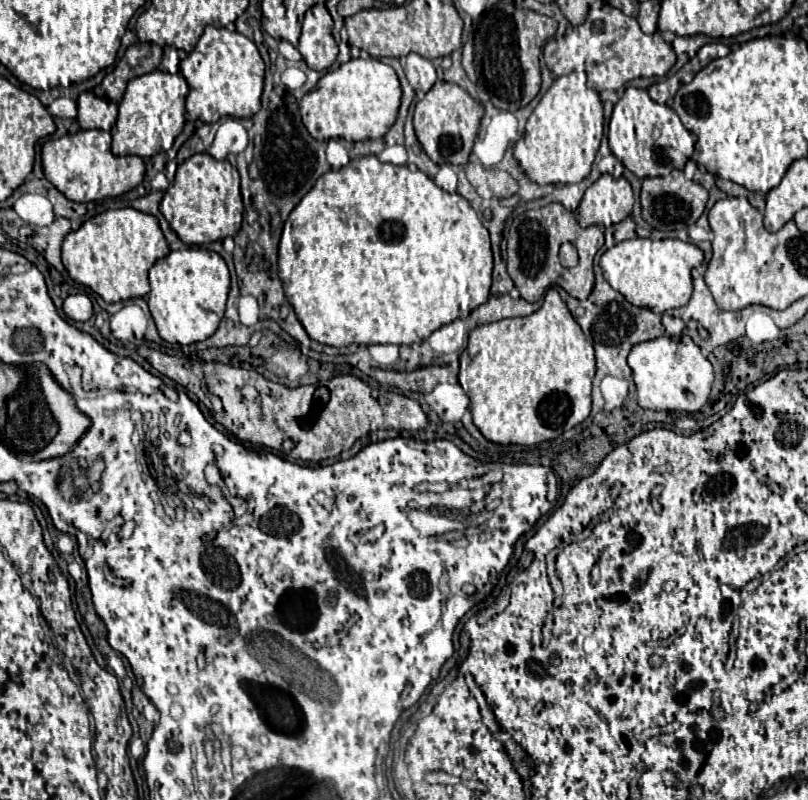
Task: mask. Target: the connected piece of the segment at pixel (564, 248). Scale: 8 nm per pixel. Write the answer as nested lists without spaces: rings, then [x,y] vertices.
[[[564,242],[559,249],[560,262],[564,267],[572,268],[578,264],[578,254],[575,247],[570,242]]]

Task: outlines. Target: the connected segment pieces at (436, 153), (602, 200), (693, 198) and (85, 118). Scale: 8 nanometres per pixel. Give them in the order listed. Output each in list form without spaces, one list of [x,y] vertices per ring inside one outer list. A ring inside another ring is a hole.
[[[438,80],[430,88],[430,92],[426,92],[426,96],[416,102],[414,130],[416,130],[418,142],[422,144],[424,152],[438,166],[466,164],[468,156],[472,154],[474,140],[478,136],[482,114],[484,114],[484,106],[478,100],[474,100],[464,88],[460,88],[458,84]]]
[[[602,174],[586,192],[578,206],[576,218],[582,228],[618,224],[632,214],[635,196],[626,178]]]
[[[672,170],[668,176],[644,178],[642,182],[642,218],[656,230],[690,228],[704,212],[708,192],[694,180],[686,180],[682,170]]]
[[[82,92],[78,96],[78,118],[76,120],[80,128],[110,130],[116,124],[116,118],[118,118],[118,106],[114,102],[98,98],[92,92]]]

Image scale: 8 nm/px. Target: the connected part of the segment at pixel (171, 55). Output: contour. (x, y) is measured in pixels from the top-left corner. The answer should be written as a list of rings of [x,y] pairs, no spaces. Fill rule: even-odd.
[[[170,46],[164,47],[164,53],[159,69],[170,74],[177,74],[179,73],[179,66],[180,58],[178,50]]]

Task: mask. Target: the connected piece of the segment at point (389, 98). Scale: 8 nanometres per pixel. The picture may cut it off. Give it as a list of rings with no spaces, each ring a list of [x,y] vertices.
[[[356,58],[336,70],[328,70],[318,80],[316,88],[300,100],[300,116],[312,138],[320,142],[332,138],[348,142],[382,138],[396,120],[400,98],[400,82],[392,66],[374,58]]]

